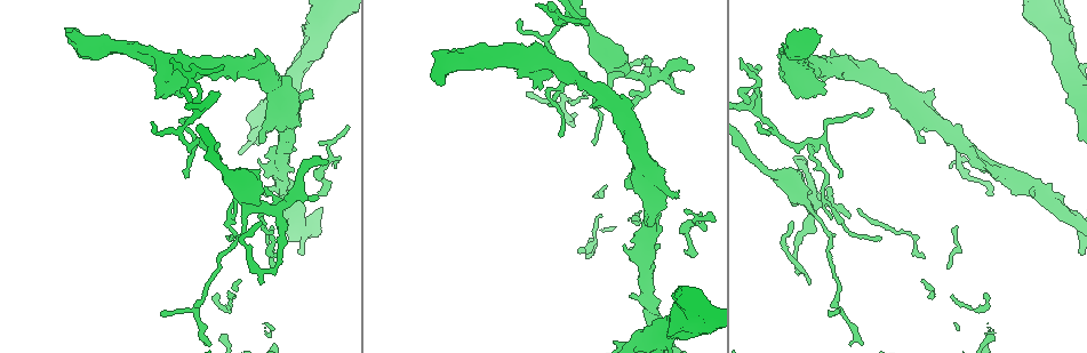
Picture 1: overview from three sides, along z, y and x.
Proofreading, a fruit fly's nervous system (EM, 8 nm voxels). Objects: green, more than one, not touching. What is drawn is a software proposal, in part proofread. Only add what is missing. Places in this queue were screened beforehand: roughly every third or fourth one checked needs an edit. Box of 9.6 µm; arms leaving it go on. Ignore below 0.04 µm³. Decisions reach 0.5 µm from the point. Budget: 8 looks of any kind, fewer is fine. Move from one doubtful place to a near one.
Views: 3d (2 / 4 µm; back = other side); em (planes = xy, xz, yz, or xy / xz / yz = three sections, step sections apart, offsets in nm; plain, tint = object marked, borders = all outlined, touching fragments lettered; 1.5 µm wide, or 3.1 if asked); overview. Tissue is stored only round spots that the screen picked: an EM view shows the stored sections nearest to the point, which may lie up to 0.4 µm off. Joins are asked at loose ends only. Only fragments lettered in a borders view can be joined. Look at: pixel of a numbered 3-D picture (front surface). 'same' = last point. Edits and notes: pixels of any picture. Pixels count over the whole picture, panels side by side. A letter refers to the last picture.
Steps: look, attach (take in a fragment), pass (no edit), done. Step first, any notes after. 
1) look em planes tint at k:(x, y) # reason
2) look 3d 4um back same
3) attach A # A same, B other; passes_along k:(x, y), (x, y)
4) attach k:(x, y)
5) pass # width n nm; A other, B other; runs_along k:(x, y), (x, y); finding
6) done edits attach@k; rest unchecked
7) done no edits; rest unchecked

look em xy step 8 borders at 1:(261, 223) # branch stops here

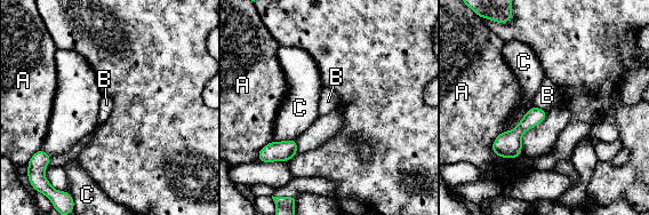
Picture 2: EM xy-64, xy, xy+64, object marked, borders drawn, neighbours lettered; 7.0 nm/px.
look em planes borders same # another direction

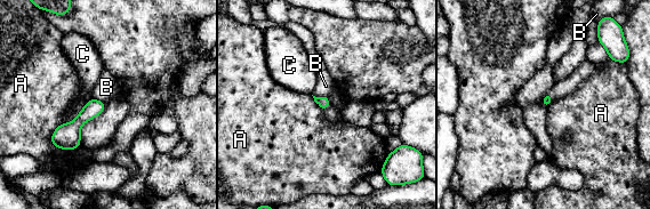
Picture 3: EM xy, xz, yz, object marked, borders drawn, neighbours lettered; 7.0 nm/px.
pass # longest_contact C 280 nm; A other, B other, C other; border 3:(59, 123), (50, 142), (75, 150); none of them fits

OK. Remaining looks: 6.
look em planes borders at 1:(327, 162) # an open end

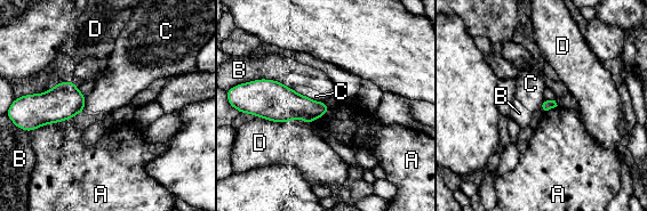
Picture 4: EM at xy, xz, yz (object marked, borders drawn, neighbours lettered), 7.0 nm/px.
pass # A other, B other, C other, D other; border 4:(329, 108), (306, 124); none of them fits

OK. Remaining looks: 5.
look em planes borders at 1:(66, 28) # an open end

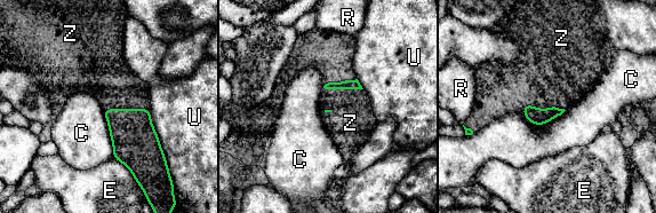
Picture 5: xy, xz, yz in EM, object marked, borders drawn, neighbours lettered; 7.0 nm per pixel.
attach Z # C other, E other, R other, U other, Z same; the neuron continues

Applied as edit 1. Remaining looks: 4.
done edits attach@5; rest unchecked

